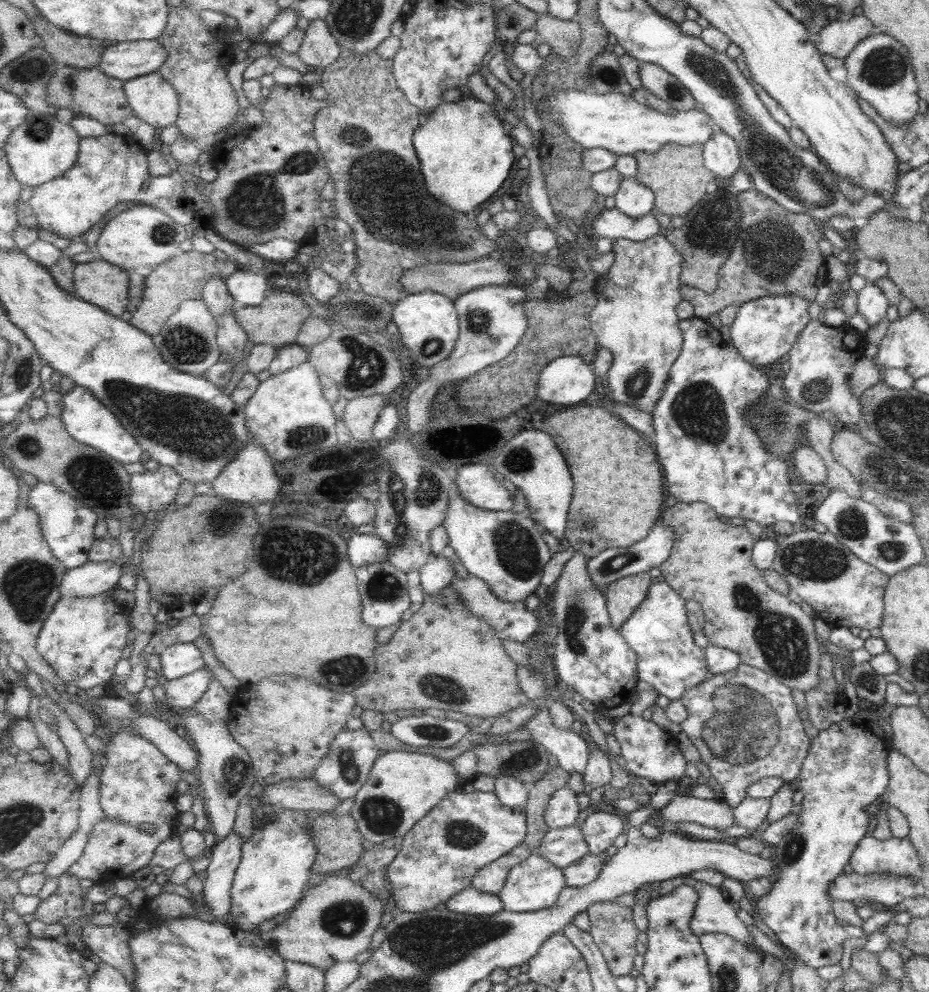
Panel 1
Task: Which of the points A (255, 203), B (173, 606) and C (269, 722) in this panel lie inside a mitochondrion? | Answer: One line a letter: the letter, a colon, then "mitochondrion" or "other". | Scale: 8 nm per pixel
A: mitochondrion
B: other
C: other

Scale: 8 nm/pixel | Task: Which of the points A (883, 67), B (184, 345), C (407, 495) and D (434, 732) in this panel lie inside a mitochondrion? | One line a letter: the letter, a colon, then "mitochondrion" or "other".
A: mitochondrion
B: mitochondrion
C: mitochondrion
D: mitochondrion

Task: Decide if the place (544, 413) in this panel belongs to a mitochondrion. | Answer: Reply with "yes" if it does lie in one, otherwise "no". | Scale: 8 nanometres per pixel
no

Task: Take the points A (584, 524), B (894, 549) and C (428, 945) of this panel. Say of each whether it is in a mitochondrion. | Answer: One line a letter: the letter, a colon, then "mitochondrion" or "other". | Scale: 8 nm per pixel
A: mitochondrion
B: mitochondrion
C: mitochondrion

